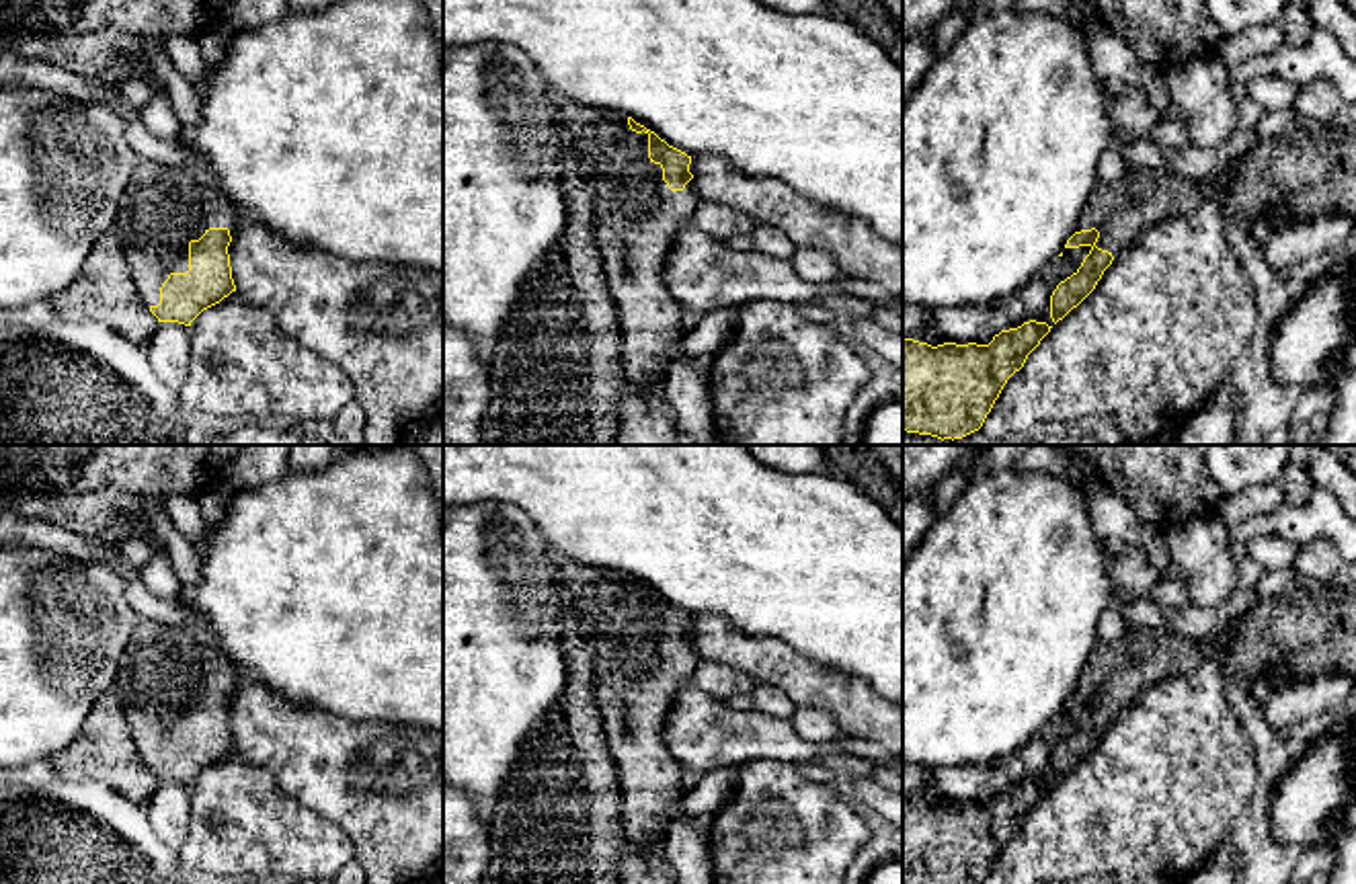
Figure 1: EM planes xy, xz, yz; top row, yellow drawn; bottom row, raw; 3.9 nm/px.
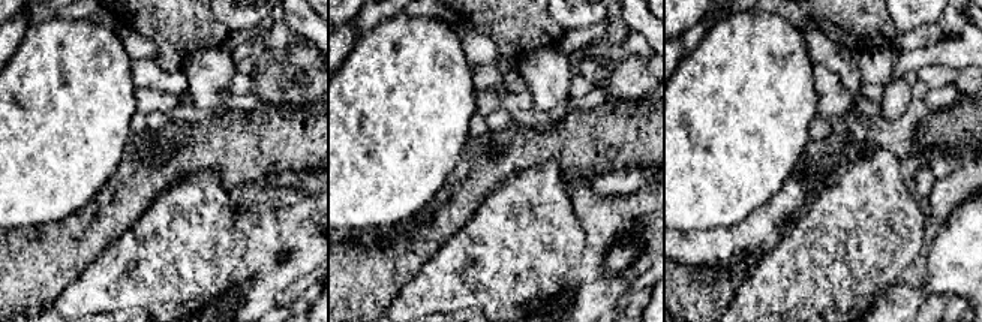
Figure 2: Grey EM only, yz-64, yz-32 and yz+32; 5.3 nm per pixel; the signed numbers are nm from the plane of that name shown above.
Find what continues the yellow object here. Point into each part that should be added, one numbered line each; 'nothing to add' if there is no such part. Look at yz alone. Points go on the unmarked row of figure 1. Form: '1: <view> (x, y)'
1: yz (1311, 630)

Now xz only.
1: xz (636, 675)

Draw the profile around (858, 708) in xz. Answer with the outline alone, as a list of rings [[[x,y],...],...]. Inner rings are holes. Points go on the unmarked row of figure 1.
[[[691,615],[691,621],[691,640],[700,660],[734,667],[757,685],[777,687],[798,708],[825,710],[835,718],[839,732],[845,736],[874,740],[903,759],[903,706],[884,699],[866,679],[819,667],[800,656],[788,642],[741,634],[720,615]]]

